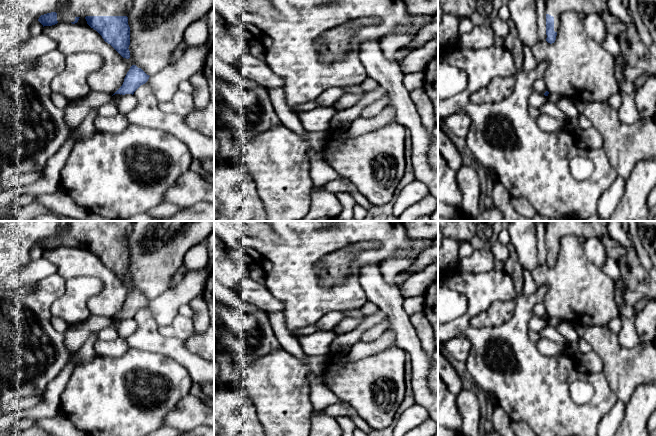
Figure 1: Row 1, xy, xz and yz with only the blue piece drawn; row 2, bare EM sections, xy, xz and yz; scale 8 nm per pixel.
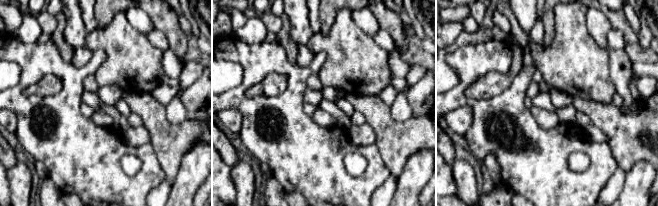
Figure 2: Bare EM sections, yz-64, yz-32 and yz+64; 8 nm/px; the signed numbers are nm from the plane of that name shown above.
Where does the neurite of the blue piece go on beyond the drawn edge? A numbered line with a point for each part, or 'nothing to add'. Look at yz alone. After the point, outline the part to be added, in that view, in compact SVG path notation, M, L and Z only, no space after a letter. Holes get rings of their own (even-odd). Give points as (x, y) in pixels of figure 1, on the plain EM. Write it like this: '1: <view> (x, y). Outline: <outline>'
1: yz (555, 230). Outline: M549 221L546 225L546 238L554 241L554 255L558 256L561 238L575 235L585 239L600 237L608 221Z

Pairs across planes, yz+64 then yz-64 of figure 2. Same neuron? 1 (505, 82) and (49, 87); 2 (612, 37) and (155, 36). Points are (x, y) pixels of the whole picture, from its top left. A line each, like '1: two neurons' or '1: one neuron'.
1: one neuron
2: one neuron

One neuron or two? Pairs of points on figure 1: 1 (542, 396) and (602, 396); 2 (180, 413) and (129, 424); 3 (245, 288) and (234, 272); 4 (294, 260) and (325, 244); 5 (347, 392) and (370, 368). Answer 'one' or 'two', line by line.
1: one
2: two
3: two
4: one
5: one

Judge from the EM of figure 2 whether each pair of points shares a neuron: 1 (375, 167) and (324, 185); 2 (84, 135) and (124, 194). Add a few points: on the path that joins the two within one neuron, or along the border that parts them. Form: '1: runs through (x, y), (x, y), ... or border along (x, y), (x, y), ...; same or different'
1: runs through (364, 180), (357, 187), (337, 187); same
2: runs through (84, 150), (84, 154), (109, 179); same

